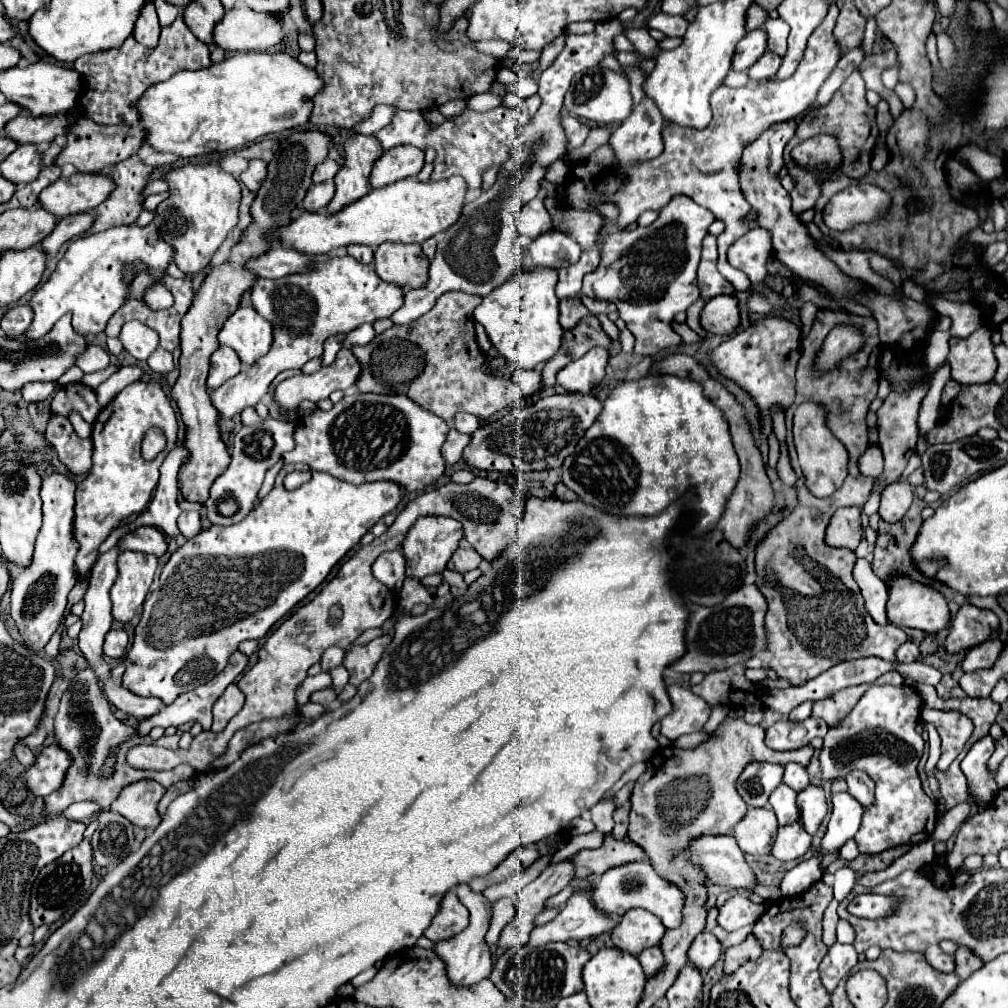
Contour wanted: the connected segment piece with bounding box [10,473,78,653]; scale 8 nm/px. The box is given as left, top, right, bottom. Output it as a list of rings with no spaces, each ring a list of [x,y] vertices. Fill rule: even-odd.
[[[50,473],[42,481],[42,501],[44,501],[44,525],[38,533],[34,557],[30,567],[20,567],[12,585],[12,619],[28,649],[40,653],[44,651],[50,637],[56,633],[62,615],[66,611],[68,593],[76,585],[74,557],[78,543],[72,537],[74,521],[74,491],[76,481],[64,473]]]

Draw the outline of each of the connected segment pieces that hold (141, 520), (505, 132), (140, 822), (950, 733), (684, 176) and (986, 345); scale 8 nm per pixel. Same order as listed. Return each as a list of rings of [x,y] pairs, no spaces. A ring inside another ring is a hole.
[[[180,441],[180,443],[176,443],[176,447],[166,455],[166,459],[164,459],[164,463],[162,463],[162,467],[160,467],[160,481],[158,481],[154,499],[150,501],[148,509],[135,521],[112,531],[109,537],[100,545],[99,555],[110,550],[118,543],[122,536],[131,533],[141,525],[154,525],[154,527],[158,527],[160,531],[164,531],[168,537],[178,537],[178,535],[180,535],[180,531],[178,531],[178,527],[176,527],[176,519],[178,519],[178,515],[182,513],[182,509],[178,507],[178,493],[180,493],[180,489],[178,489],[178,471],[182,469],[182,465],[184,465],[186,461],[188,461],[188,449],[186,449],[184,441]]]
[[[498,105],[488,111],[472,111],[466,108],[464,113],[448,117],[442,125],[430,125],[424,121],[420,111],[398,111],[394,121],[378,131],[376,137],[384,149],[392,149],[396,145],[414,145],[426,151],[428,147],[432,147],[436,151],[434,171],[430,177],[432,181],[460,175],[464,177],[468,189],[480,189],[482,173],[490,167],[498,167],[510,157],[510,147],[515,140],[510,138],[514,129],[514,113],[516,111],[506,105]]]
[[[138,781],[122,789],[120,797],[112,803],[112,811],[124,815],[134,827],[156,829],[160,825],[160,815],[156,811],[158,801],[166,789],[156,781]]]
[[[922,709],[922,719],[930,721],[942,739],[942,757],[936,767],[946,771],[946,767],[960,755],[966,741],[970,739],[972,723],[966,715],[960,715],[960,711]]]
[[[830,3],[826,19],[808,39],[808,47],[802,57],[802,63],[794,71],[792,77],[782,79],[782,81],[766,81],[766,83],[752,81],[742,89],[730,89],[730,87],[722,85],[718,91],[712,93],[710,105],[712,105],[714,117],[706,129],[686,129],[686,127],[666,125],[662,131],[662,137],[664,137],[662,155],[658,155],[652,161],[634,163],[630,167],[618,167],[618,169],[624,169],[630,179],[628,179],[628,185],[622,191],[618,191],[614,197],[596,195],[596,189],[592,185],[570,185],[578,179],[594,177],[596,173],[604,171],[606,167],[618,165],[614,159],[614,153],[608,145],[604,145],[600,151],[596,151],[590,157],[588,165],[586,165],[586,161],[572,165],[570,175],[568,175],[566,205],[596,211],[592,205],[588,205],[590,199],[616,203],[620,209],[620,217],[614,223],[612,221],[604,223],[604,231],[612,233],[612,231],[622,231],[626,225],[634,223],[646,209],[658,211],[672,197],[686,195],[690,199],[694,199],[696,203],[700,203],[702,207],[710,209],[714,213],[714,217],[726,225],[724,233],[718,237],[718,271],[736,291],[748,291],[750,289],[748,276],[733,268],[726,259],[728,247],[738,237],[746,235],[746,231],[750,231],[755,226],[754,221],[744,219],[751,207],[742,197],[742,191],[740,191],[738,159],[740,159],[742,147],[746,147],[746,143],[752,143],[754,139],[758,139],[758,135],[762,135],[762,131],[766,131],[770,125],[794,119],[798,113],[802,113],[802,109],[806,109],[816,99],[818,89],[828,79],[828,75],[832,73],[832,69],[836,67],[836,63],[840,59],[840,47],[836,45],[836,39],[832,35],[832,29],[836,25],[836,17],[838,17],[838,7],[834,3]]]
[[[980,327],[966,339],[952,337],[948,365],[952,369],[952,379],[960,385],[992,381],[998,363],[990,341],[990,331]]]

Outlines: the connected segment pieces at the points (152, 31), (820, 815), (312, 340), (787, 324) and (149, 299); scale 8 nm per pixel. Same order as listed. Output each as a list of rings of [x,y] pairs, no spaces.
[[[150,1],[148,5],[142,7],[142,13],[138,15],[136,23],[134,23],[134,33],[138,43],[146,45],[146,47],[154,47],[158,43],[158,35],[160,35],[160,23],[156,17],[156,9],[154,9],[154,1]]]
[[[810,785],[804,791],[798,793],[798,807],[800,807],[800,821],[804,825],[804,829],[814,835],[818,831],[818,827],[822,825],[828,805],[826,805],[826,797],[822,787]]]
[[[328,257],[310,263],[310,271],[294,273],[280,279],[256,279],[250,289],[254,309],[274,325],[274,343],[262,359],[242,369],[222,387],[210,393],[218,415],[230,419],[246,407],[254,407],[266,393],[280,371],[300,369],[308,359],[322,355],[322,343],[330,335],[350,333],[362,323],[390,317],[404,301],[400,287],[382,281],[374,265],[362,265],[354,257]]]
[[[766,317],[766,319],[758,319],[754,321],[748,329],[734,333],[728,341],[720,343],[716,349],[712,349],[708,353],[708,361],[712,367],[718,369],[720,375],[724,375],[726,379],[734,381],[760,409],[760,429],[762,435],[768,439],[768,435],[772,433],[772,407],[778,405],[784,411],[794,403],[794,371],[796,371],[796,361],[802,355],[800,349],[800,327],[784,317]]]
[[[156,283],[156,285],[152,285],[146,291],[144,301],[152,309],[164,309],[164,307],[170,307],[172,305],[172,295],[170,295],[170,291],[162,283]]]

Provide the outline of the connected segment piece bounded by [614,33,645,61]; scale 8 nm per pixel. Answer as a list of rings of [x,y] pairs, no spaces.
[[[621,33],[615,37],[614,49],[617,52],[621,52],[621,51],[631,52],[631,53],[635,54],[640,61],[645,60],[645,58],[642,57],[642,55],[640,55],[640,54],[636,53],[636,51],[634,51],[633,45],[630,43],[630,41],[628,41],[627,37],[623,33]]]

